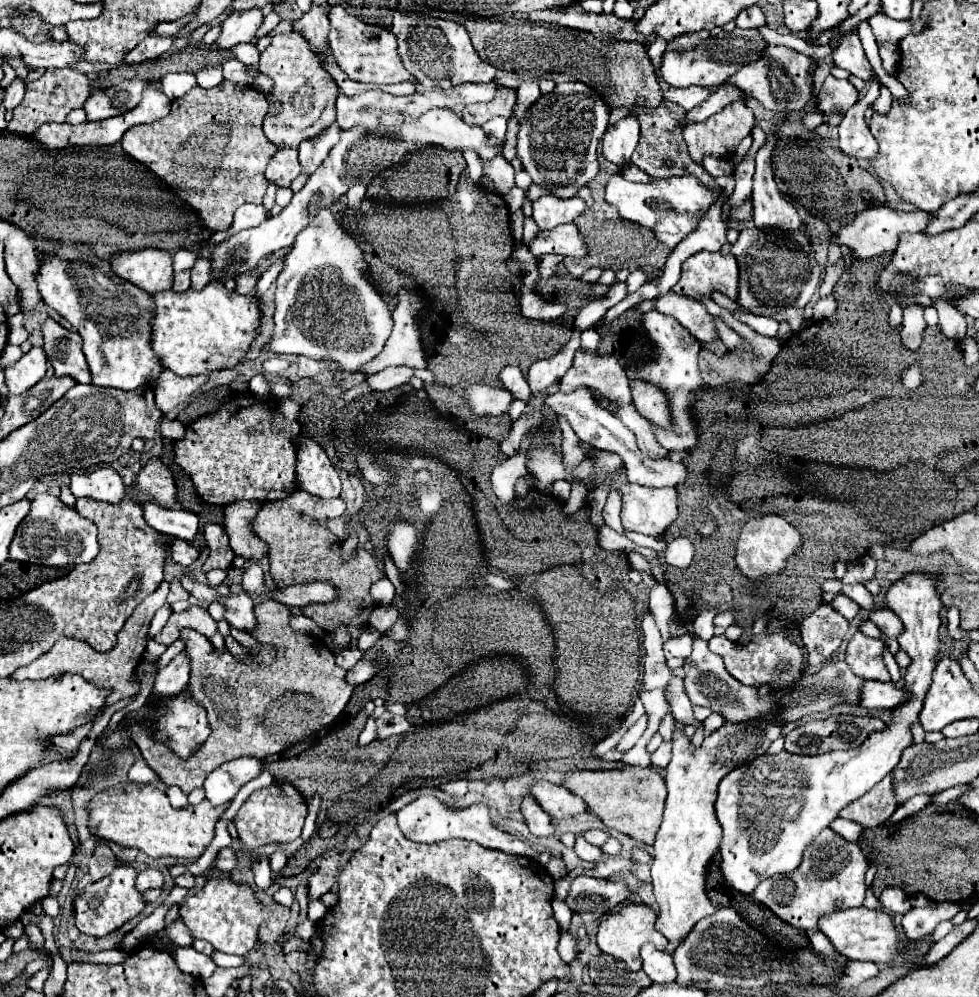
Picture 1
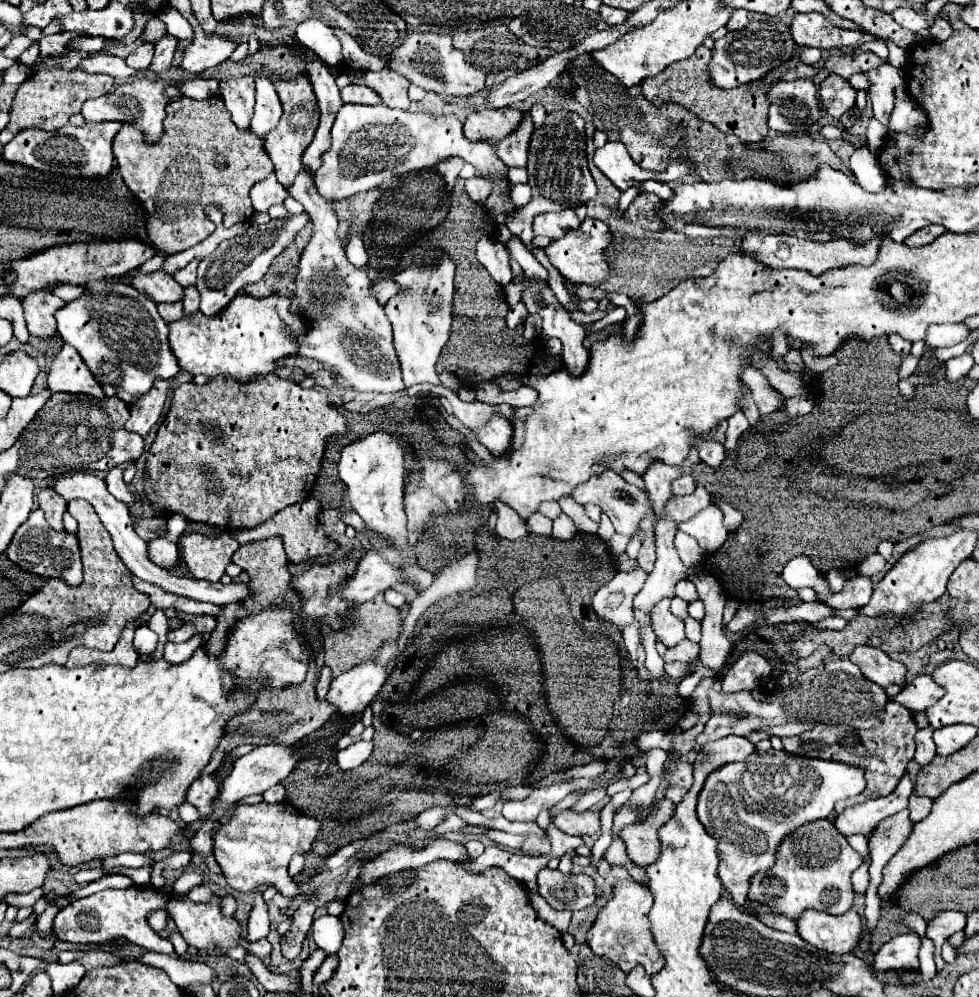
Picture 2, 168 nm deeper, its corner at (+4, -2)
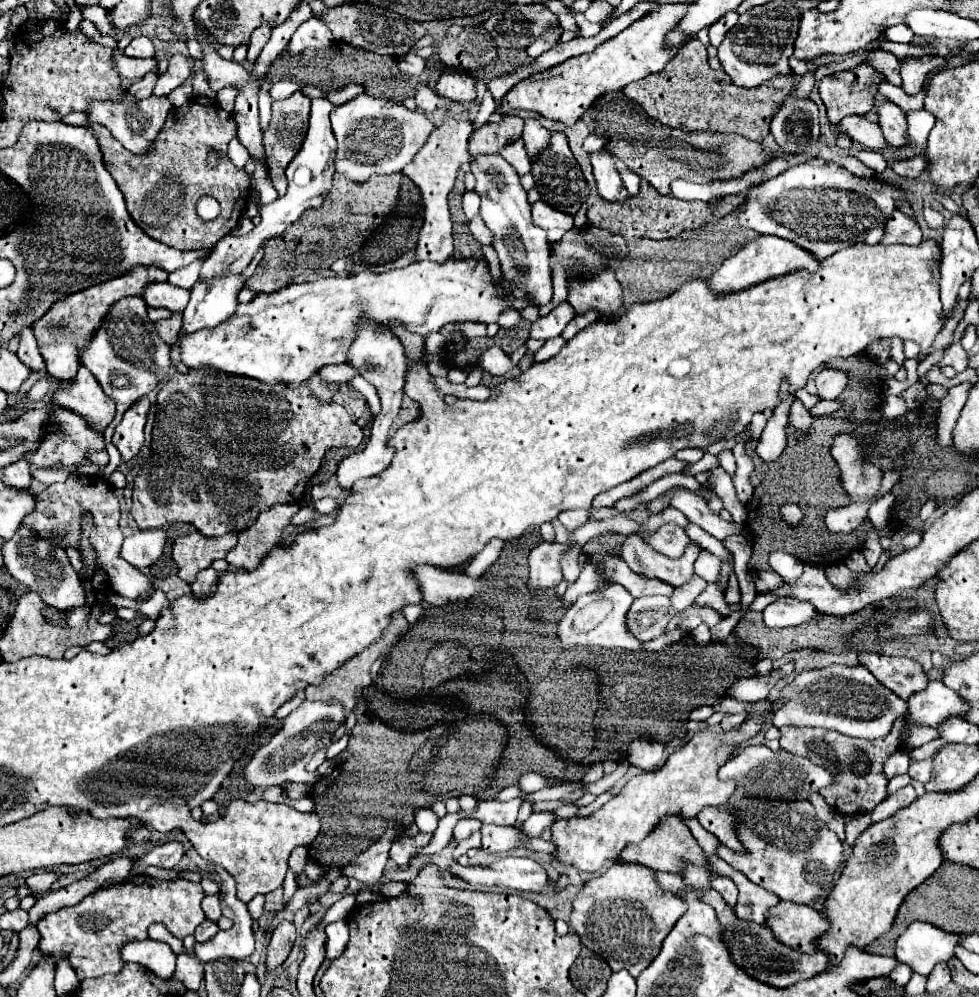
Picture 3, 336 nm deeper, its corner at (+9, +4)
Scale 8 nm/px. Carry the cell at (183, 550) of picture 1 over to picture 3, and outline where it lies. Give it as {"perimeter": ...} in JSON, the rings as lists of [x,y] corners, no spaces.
{"perimeter":[[[138,530],[132,536],[124,538],[120,556],[136,568],[148,568],[160,558],[164,544],[166,544],[164,530]]]}

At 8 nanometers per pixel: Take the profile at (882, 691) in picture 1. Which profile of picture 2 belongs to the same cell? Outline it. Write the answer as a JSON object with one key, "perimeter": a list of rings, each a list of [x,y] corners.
{"perimeter":[[[917,676],[911,684],[907,684],[897,696],[889,698],[905,706],[907,710],[925,710],[933,706],[943,696],[943,690],[931,680],[931,676]]]}

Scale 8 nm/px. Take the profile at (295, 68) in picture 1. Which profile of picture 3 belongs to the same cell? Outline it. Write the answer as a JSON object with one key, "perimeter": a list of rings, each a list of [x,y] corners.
{"perimeter":[[[296,92],[286,100],[272,102],[272,120],[270,126],[264,130],[264,148],[266,148],[266,160],[268,160],[268,168],[272,170],[272,182],[278,196],[286,194],[284,170],[288,162],[296,156],[296,150],[300,150],[300,142],[304,142],[304,134],[308,128],[308,114],[310,114],[310,98],[304,96],[302,92]]]}

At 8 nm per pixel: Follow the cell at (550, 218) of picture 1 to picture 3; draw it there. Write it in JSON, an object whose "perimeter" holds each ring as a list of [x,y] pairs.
{"perimeter":[[[542,200],[532,204],[532,222],[536,222],[536,226],[546,230],[548,242],[560,240],[574,226],[574,218],[572,216],[554,210],[552,206],[548,206]]]}

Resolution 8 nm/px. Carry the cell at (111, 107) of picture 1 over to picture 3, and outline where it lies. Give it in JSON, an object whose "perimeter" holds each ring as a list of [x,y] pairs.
{"perimeter":[[[124,92],[124,94],[122,94],[122,102],[118,102],[118,104],[94,100],[94,102],[90,104],[88,120],[106,126],[106,128],[112,132],[112,136],[114,136],[126,150],[130,150],[132,154],[142,154],[142,152],[146,152],[146,148],[150,146],[150,142],[158,136],[158,132],[162,130],[170,108],[172,108],[172,104],[170,104],[168,98],[150,96],[150,98],[146,98],[146,100],[136,100],[136,98],[132,98],[128,92]]]}

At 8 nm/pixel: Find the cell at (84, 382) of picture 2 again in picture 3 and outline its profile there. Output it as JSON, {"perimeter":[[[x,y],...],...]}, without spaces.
{"perimeter":[[[80,366],[76,378],[68,382],[66,390],[56,390],[52,402],[82,414],[88,426],[96,432],[104,432],[116,416],[116,402],[104,394],[96,378],[84,366]]]}

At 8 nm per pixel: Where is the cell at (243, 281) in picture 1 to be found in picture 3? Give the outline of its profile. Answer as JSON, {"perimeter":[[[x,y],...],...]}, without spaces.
{"perimeter":[[[402,172],[392,176],[370,176],[364,182],[352,182],[346,176],[336,174],[334,186],[320,208],[306,210],[282,236],[268,240],[268,246],[274,246],[274,250],[266,248],[264,258],[256,272],[246,280],[246,286],[254,292],[276,292],[298,276],[316,274],[322,268],[330,268],[338,258],[352,256],[384,218],[398,210],[400,184]]]}

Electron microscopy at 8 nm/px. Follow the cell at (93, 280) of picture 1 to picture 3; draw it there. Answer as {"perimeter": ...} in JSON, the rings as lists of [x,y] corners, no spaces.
{"perimeter":[[[130,296],[120,300],[110,308],[112,312],[104,318],[102,328],[94,334],[88,348],[80,352],[82,366],[92,372],[102,390],[116,402],[116,422],[140,398],[148,396],[158,384],[162,384],[168,378],[168,372],[172,372],[170,346],[156,334],[154,322],[146,316],[146,308],[148,306],[142,298]]]}

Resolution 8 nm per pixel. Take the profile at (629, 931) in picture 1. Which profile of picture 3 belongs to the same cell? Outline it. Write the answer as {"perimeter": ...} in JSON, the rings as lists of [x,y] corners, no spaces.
{"perimeter":[[[614,862],[604,874],[584,884],[574,898],[568,924],[576,930],[582,944],[600,954],[614,972],[628,970],[634,978],[658,956],[664,938],[684,914],[686,902],[662,890],[650,868],[632,862]]]}

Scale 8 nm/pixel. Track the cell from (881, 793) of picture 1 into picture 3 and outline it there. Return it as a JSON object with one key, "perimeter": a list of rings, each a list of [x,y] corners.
{"perimeter":[[[900,720],[894,726],[894,730],[886,738],[880,738],[880,740],[848,738],[844,734],[824,730],[824,728],[786,726],[786,728],[780,728],[780,732],[782,732],[780,746],[782,746],[782,750],[786,750],[790,754],[804,756],[818,766],[830,768],[836,782],[828,788],[822,788],[820,794],[824,796],[824,800],[832,808],[836,808],[836,812],[840,812],[840,814],[860,814],[860,812],[870,812],[876,804],[880,804],[888,796],[888,790],[886,790],[888,780],[882,772],[882,764],[892,752],[896,752],[900,748],[902,726],[904,726],[904,722]]]}

